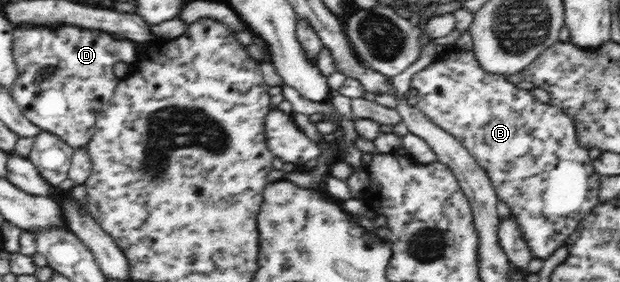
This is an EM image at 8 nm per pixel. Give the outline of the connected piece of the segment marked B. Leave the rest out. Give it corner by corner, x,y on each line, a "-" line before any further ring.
453,46
451,50
443,54
439,59
436,59
423,70
415,73
411,78
410,89
413,89
413,87
417,89
419,103
417,103
416,107
419,109
419,112
427,116
443,131
449,132
449,135
453,135
465,149
469,150
469,153
477,160
481,168
487,172
498,195
498,199
507,203
513,217
517,220
517,224
521,228
521,233
530,247
532,257
537,257
537,259
545,261
545,259
549,259
555,253
558,247
565,244
565,241
569,239
569,235
579,226
580,221
585,219
591,213
591,210
598,205
598,193
603,177
595,171
592,164
593,160
589,158
588,150
578,144
574,121
563,110
551,106
547,102
542,103
538,99
535,99
529,90
517,88
515,84
508,82
506,77
507,75
495,75
494,73
491,74
483,71
473,50
461,51
456,46

